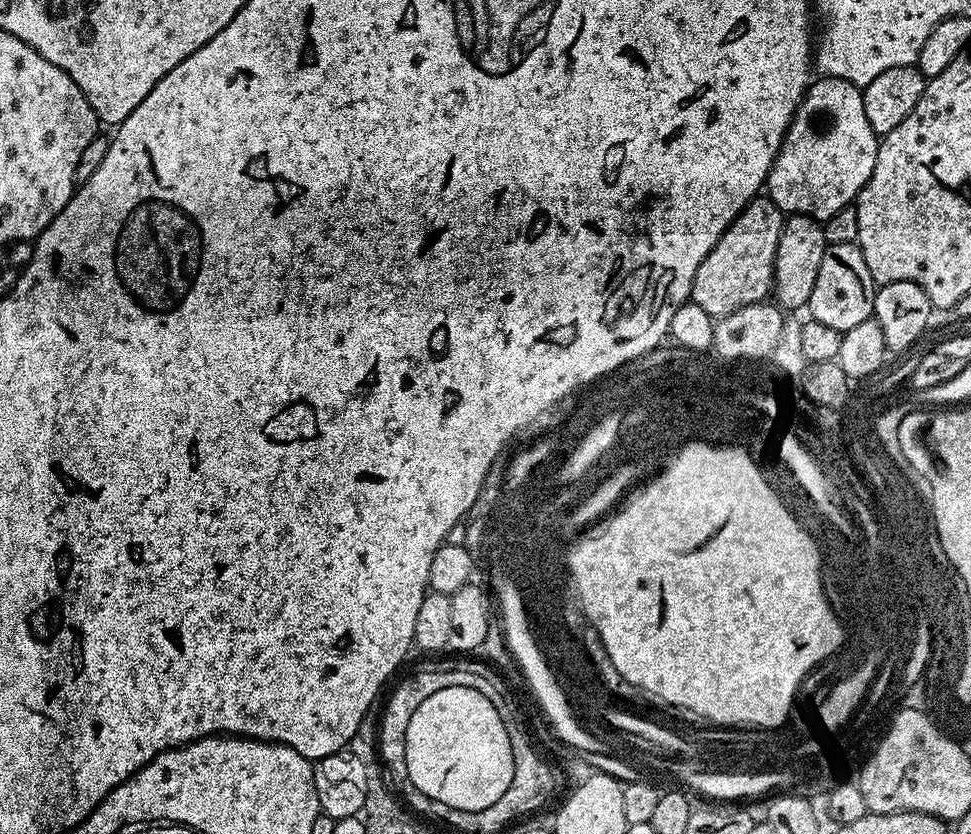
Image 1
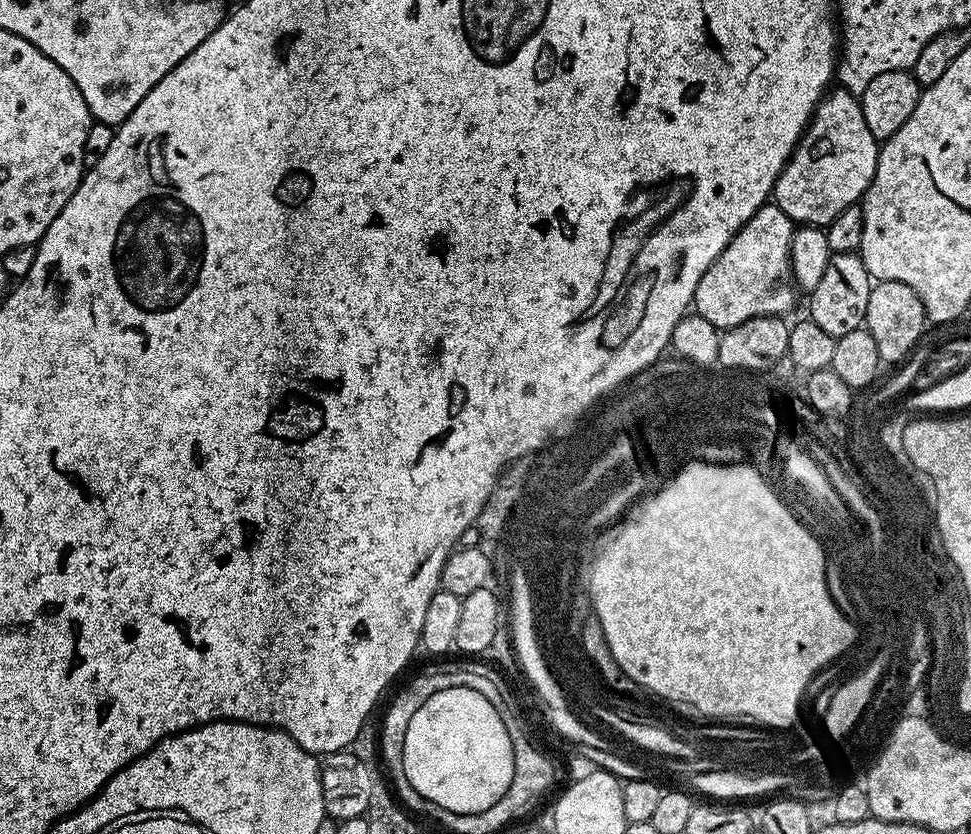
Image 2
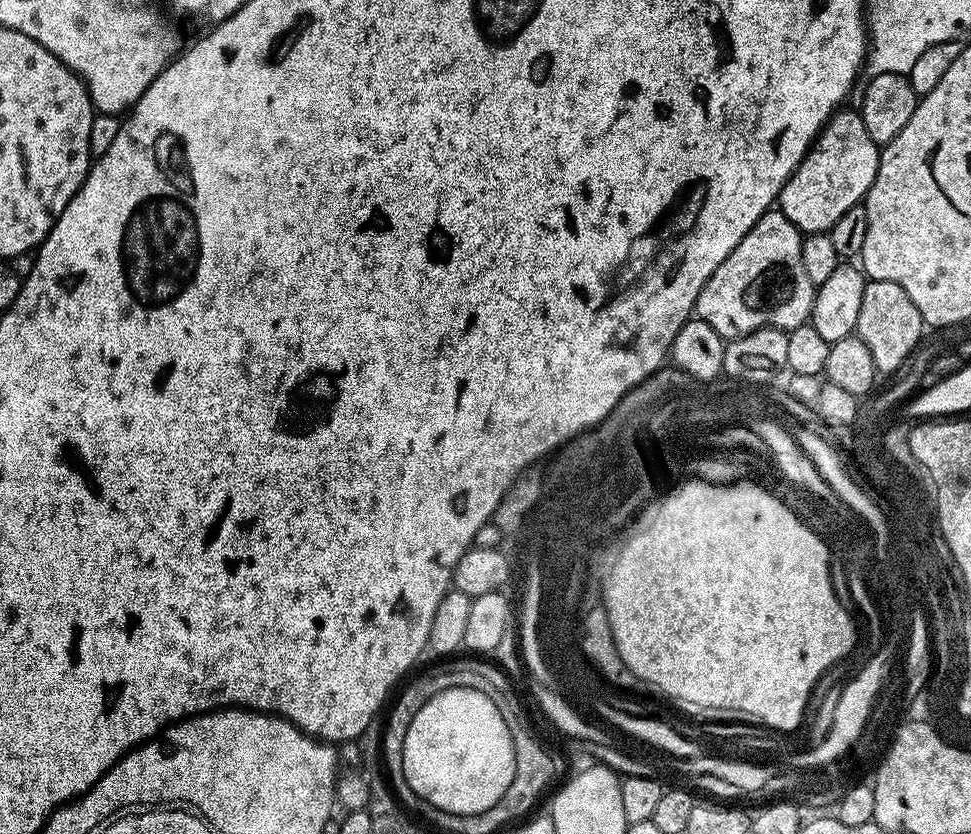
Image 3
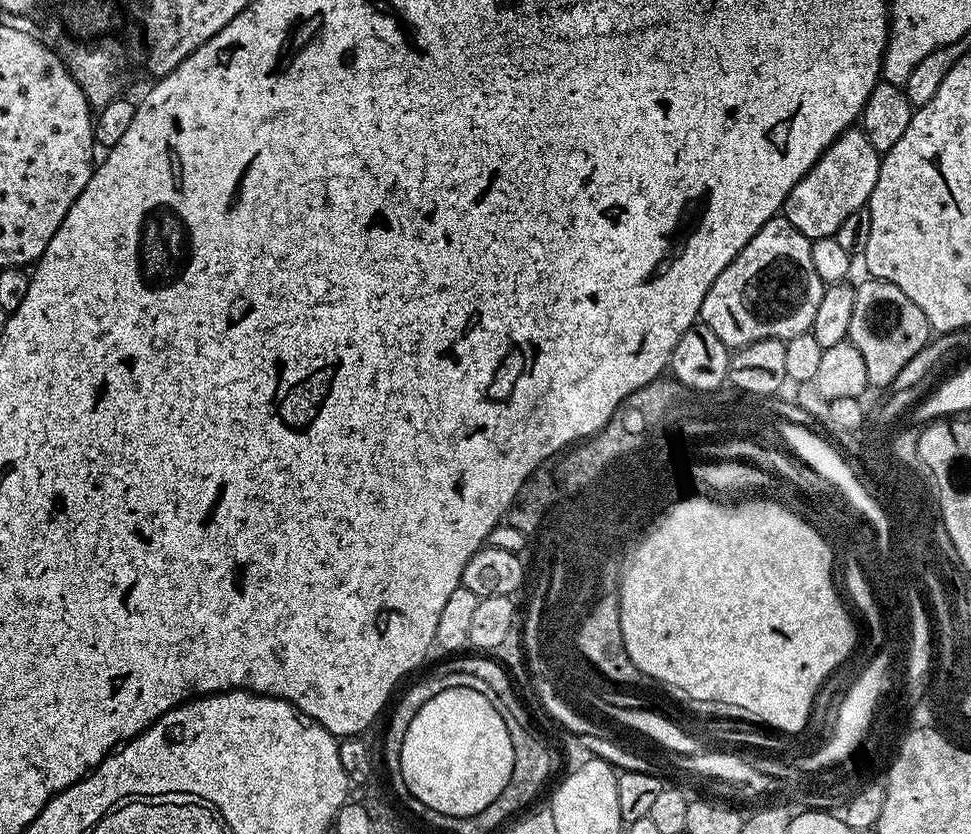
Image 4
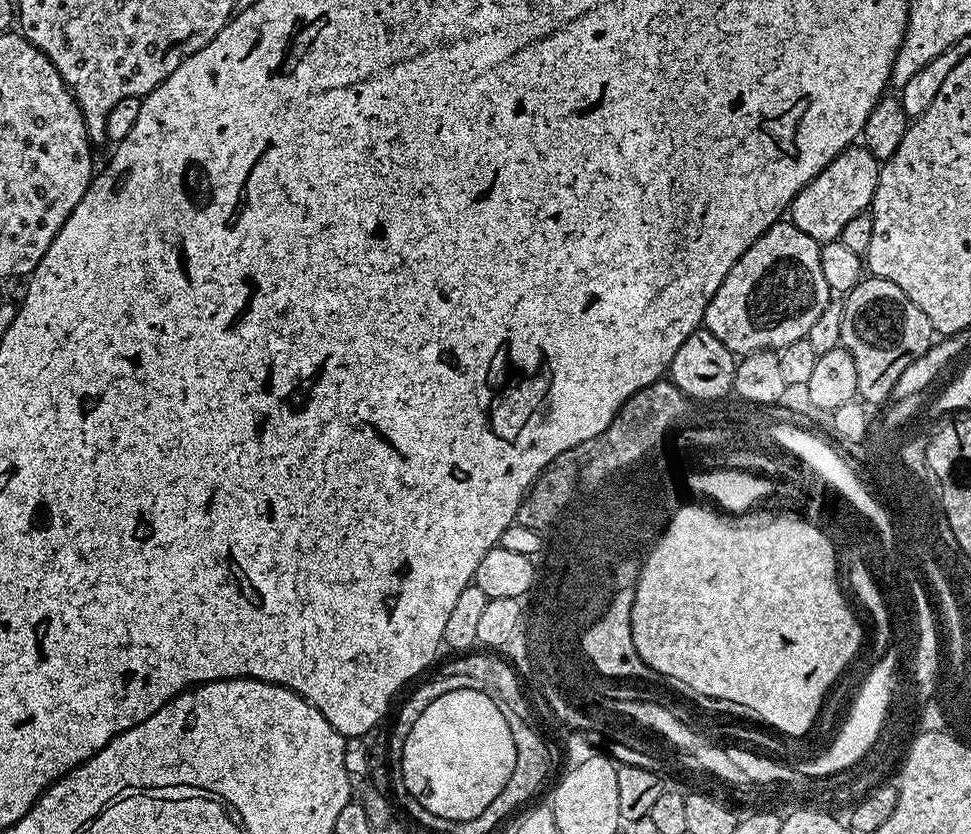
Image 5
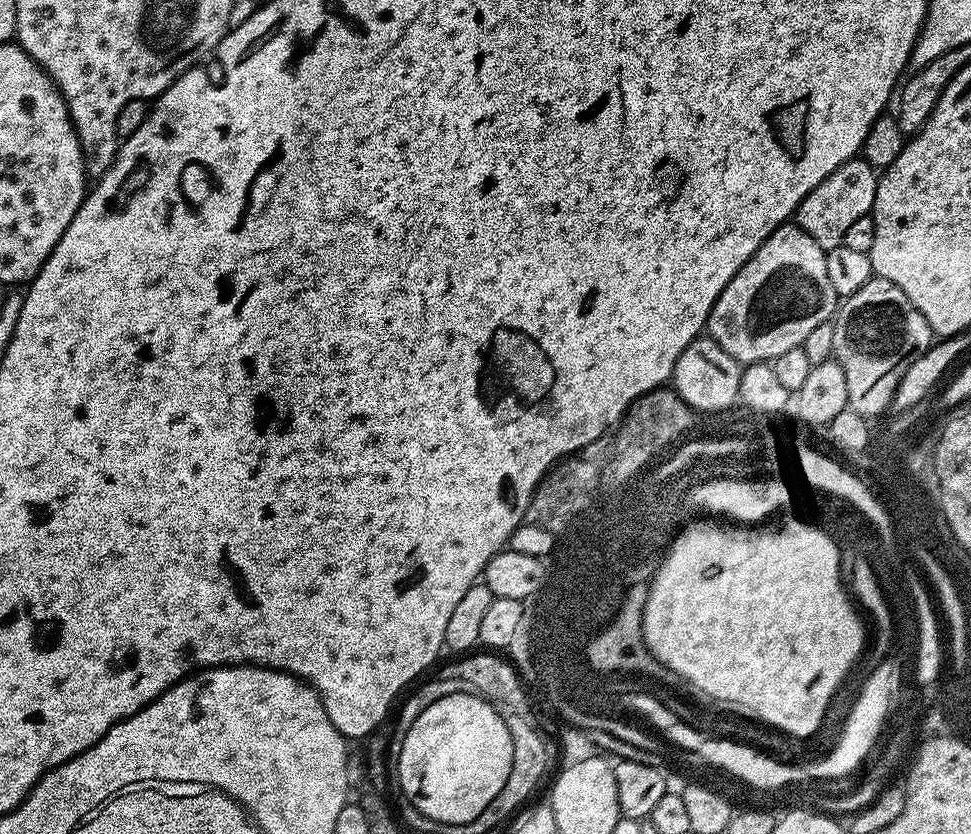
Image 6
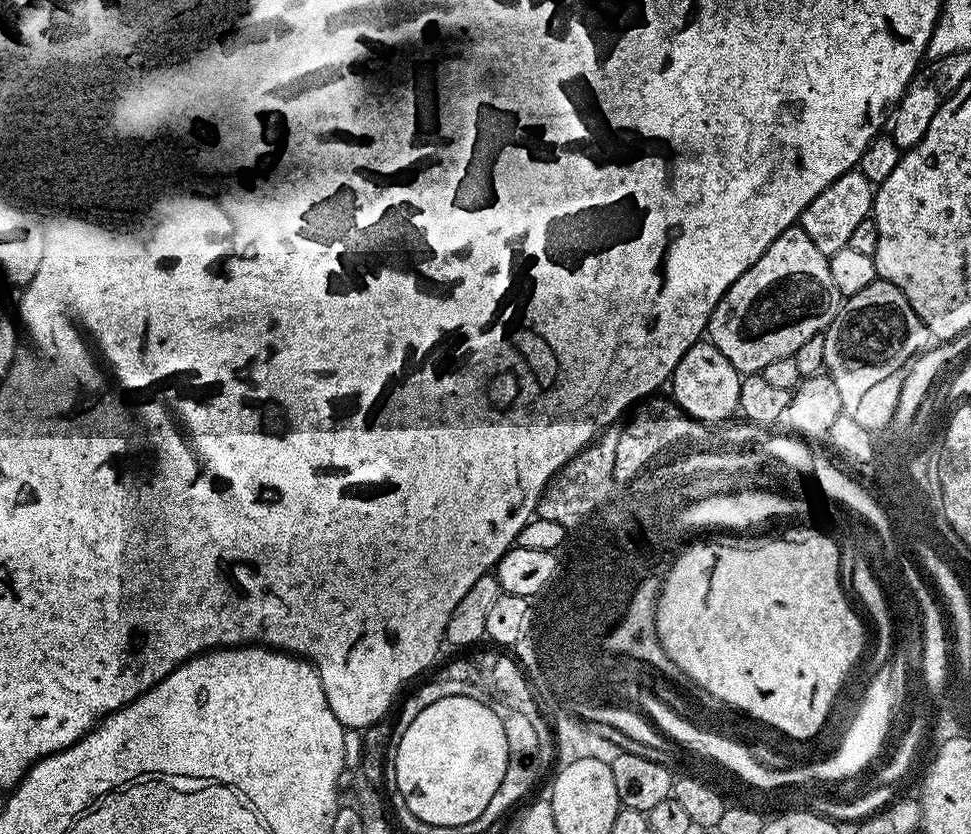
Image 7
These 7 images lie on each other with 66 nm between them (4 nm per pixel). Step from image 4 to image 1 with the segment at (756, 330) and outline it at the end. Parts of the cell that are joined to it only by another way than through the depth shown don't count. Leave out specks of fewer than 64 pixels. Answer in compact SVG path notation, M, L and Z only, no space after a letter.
M757 195L750 201L718 238L714 250L702 258L702 266L694 274L691 303L719 318L747 304L767 301L774 288L774 262L785 219L785 213L767 195Z

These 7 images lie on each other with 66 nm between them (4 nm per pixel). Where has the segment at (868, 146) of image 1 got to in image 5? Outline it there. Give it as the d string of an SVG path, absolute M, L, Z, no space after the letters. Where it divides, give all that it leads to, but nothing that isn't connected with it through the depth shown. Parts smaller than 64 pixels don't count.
M853 146L842 150L828 163L822 171L807 184L792 200L790 223L798 226L802 234L810 234L810 238L827 242L839 240L846 222L854 218L854 214L869 211L872 199L878 186L881 161L870 154L863 146Z

